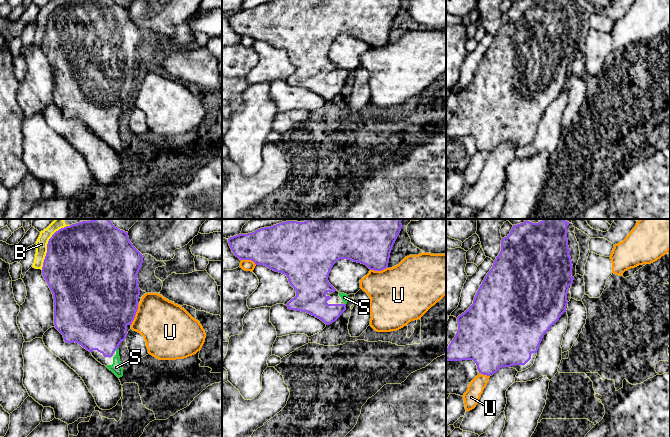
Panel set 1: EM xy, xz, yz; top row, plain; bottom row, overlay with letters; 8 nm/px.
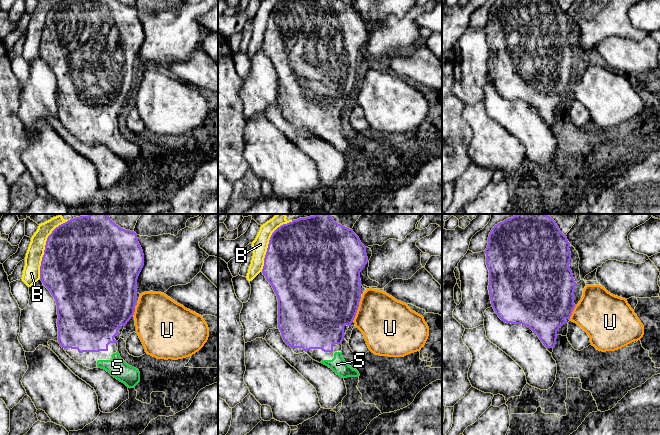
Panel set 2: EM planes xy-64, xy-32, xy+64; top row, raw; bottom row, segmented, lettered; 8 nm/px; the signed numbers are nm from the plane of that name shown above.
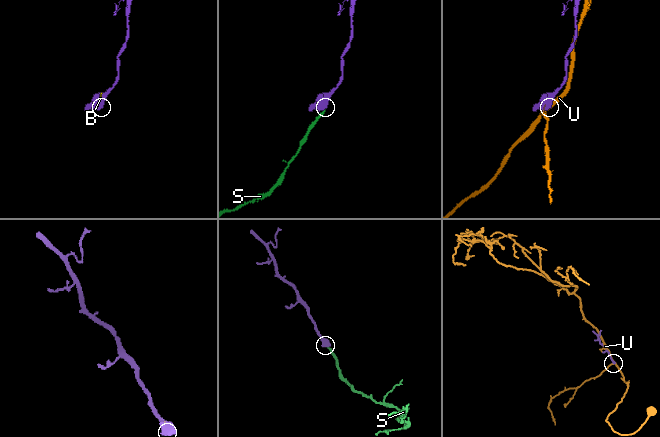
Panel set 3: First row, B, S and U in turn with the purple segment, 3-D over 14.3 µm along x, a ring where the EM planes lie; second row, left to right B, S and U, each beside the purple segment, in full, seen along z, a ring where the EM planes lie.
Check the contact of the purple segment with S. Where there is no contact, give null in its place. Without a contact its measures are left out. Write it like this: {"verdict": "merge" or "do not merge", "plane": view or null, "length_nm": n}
{"verdict": "merge", "plane": "xy", "length_nm": 40}

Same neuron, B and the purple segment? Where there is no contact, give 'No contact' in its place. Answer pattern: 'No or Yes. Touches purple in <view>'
No. Touches purple in xy

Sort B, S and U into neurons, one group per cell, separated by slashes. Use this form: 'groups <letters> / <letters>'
groups B / S / U

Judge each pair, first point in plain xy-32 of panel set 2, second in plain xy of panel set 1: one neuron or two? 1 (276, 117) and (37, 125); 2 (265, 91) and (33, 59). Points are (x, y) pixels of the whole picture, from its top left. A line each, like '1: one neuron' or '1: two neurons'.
1: two neurons
2: one neuron

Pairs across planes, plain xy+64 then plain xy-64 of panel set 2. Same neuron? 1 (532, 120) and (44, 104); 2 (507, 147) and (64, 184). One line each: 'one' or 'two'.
1: two
2: one

